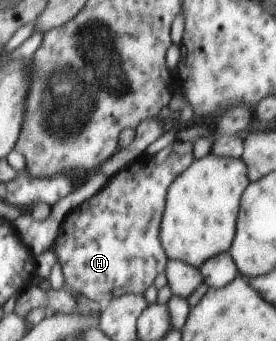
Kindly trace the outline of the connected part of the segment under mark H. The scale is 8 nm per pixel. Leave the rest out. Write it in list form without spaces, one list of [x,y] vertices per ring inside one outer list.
[[[176,140],[153,155],[141,153],[123,169],[114,173],[91,197],[63,217],[55,243],[55,253],[63,276],[63,288],[85,295],[105,309],[112,299],[125,294],[141,295],[153,279],[164,273],[164,248],[159,245],[159,219],[162,217],[165,193],[169,184],[191,163],[191,143]]]

